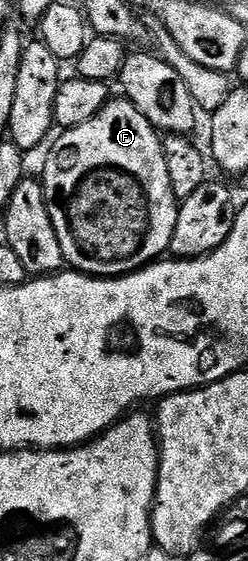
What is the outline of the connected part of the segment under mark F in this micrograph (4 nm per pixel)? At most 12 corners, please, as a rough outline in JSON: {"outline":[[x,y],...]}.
{"outline":[[126,98],[56,134],[43,203],[68,268],[170,248],[160,132]]}

